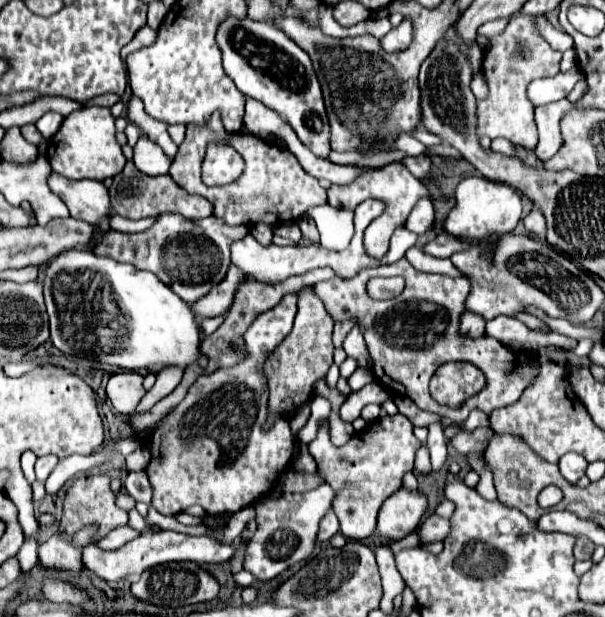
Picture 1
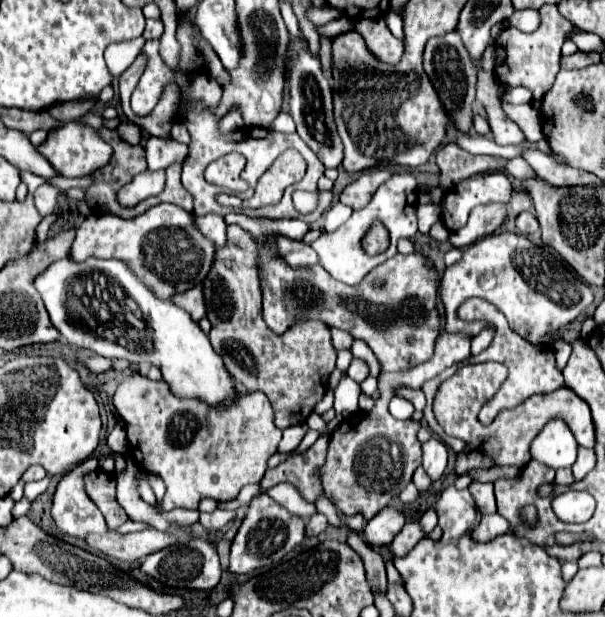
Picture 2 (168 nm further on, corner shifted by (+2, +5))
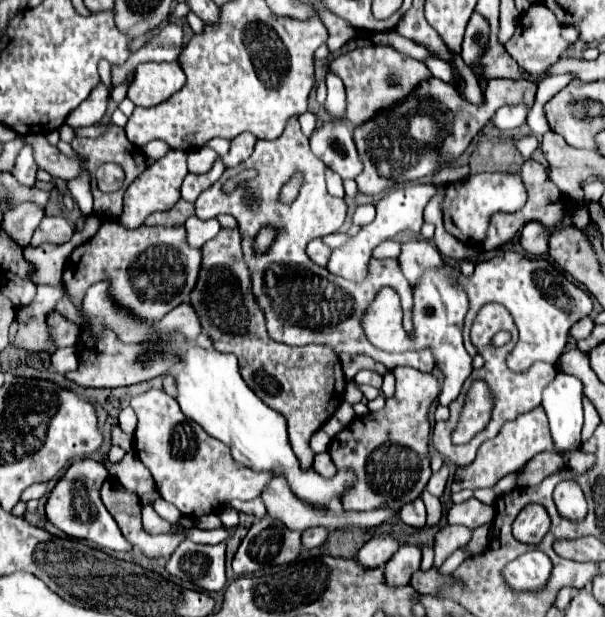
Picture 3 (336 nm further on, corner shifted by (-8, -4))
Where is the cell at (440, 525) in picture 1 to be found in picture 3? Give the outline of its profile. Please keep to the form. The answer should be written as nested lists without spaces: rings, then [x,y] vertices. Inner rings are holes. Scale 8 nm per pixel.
[[[402,545],[386,565],[386,583],[400,587],[408,585],[412,573],[420,567],[420,547]]]

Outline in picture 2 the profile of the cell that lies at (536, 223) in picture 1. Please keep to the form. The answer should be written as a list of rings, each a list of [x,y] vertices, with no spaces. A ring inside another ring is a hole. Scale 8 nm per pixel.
[[[522,212],[516,218],[516,228],[519,234],[528,236],[540,229],[539,222],[530,214],[530,212]]]

